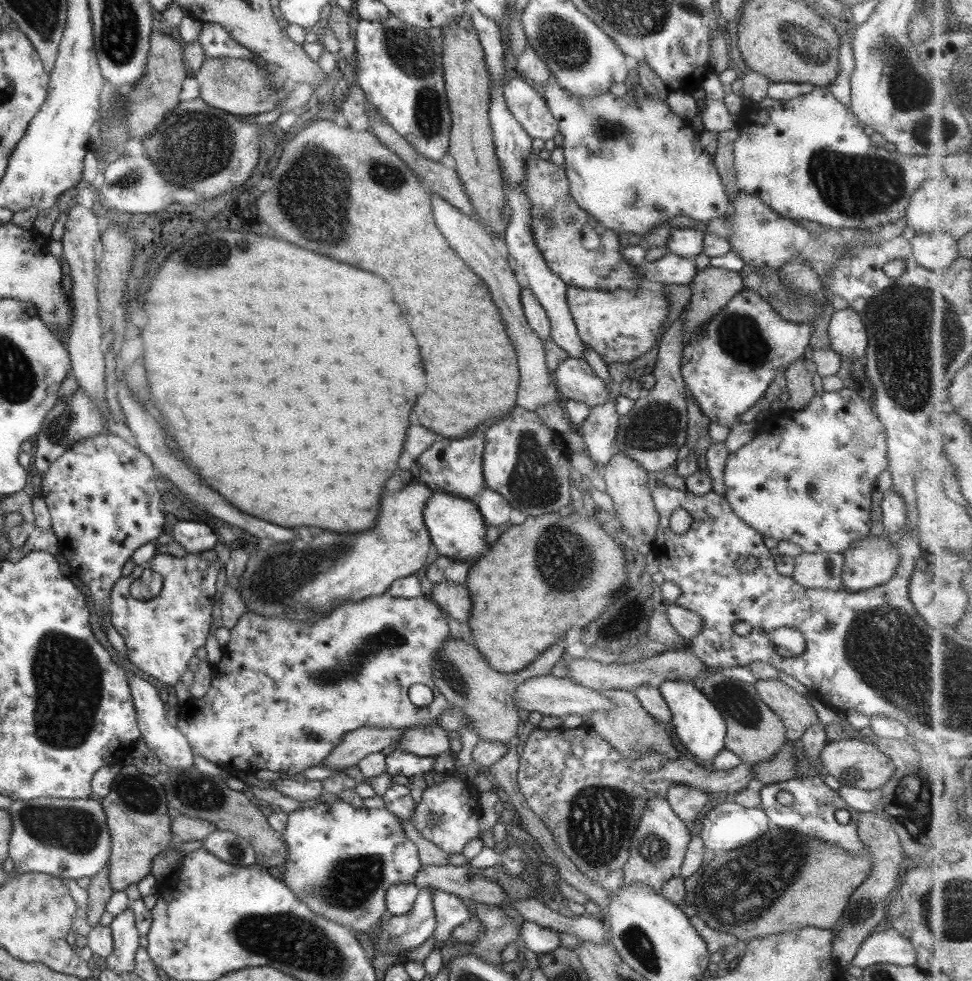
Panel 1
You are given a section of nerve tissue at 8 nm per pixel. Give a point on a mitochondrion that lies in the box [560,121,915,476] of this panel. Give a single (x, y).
(854, 187)

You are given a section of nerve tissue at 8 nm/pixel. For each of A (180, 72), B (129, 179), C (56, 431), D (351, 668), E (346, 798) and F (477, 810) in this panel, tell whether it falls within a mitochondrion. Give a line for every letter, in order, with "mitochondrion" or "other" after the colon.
A: other
B: mitochondrion
C: mitochondrion
D: mitochondrion
E: other
F: other

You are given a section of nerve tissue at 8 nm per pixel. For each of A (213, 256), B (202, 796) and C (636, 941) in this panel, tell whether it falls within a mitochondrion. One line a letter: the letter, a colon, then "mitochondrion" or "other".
A: mitochondrion
B: mitochondrion
C: mitochondrion

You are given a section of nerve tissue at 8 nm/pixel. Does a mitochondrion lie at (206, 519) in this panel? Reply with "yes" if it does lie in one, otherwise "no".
no

